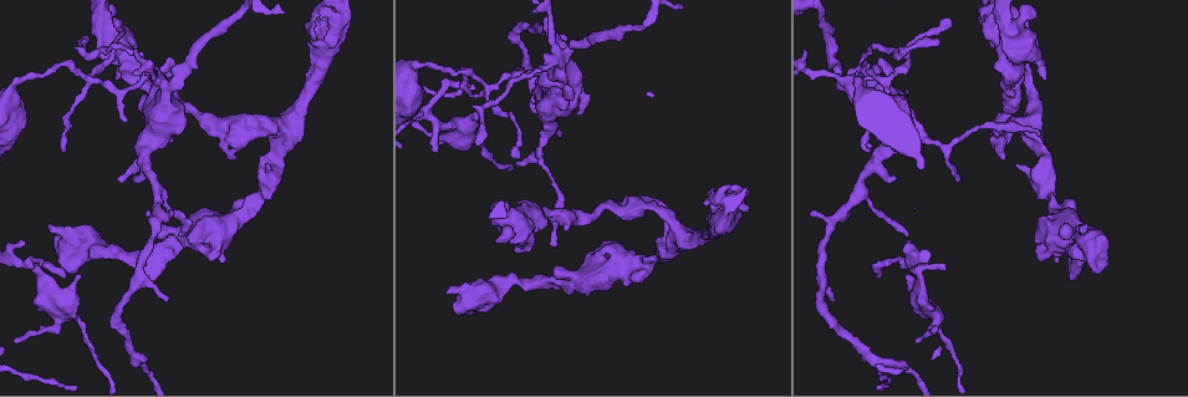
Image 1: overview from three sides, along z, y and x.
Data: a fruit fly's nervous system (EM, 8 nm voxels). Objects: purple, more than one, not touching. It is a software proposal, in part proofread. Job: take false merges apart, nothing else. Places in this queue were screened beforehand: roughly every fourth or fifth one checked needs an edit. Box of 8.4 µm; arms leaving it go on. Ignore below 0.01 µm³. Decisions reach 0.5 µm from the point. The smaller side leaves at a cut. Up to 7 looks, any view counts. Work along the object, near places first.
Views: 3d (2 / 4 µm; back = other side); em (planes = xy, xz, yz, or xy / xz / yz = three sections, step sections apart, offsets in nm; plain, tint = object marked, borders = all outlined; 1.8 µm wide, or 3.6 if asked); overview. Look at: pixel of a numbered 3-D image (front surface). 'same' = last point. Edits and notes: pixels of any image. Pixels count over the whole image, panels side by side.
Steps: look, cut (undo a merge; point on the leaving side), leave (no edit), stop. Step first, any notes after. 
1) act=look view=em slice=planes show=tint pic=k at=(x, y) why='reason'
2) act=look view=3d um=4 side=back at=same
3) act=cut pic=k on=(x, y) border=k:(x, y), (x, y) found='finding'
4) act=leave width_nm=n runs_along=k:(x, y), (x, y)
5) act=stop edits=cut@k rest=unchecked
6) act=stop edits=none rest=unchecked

act=look view=em slice=planes show=tint pic=1 at=(329, 35) why='sharp bend'

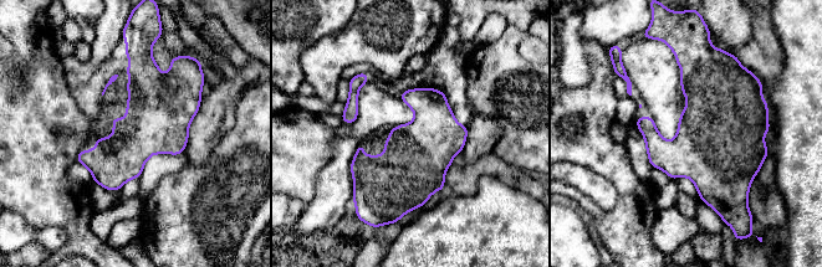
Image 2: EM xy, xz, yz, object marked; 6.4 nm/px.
act=leave width_nm=380 found='all the same neuron'

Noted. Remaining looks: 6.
act=look view=em slice=planes show=tint pic=1 at=(1050, 185) why='sudden change in width'

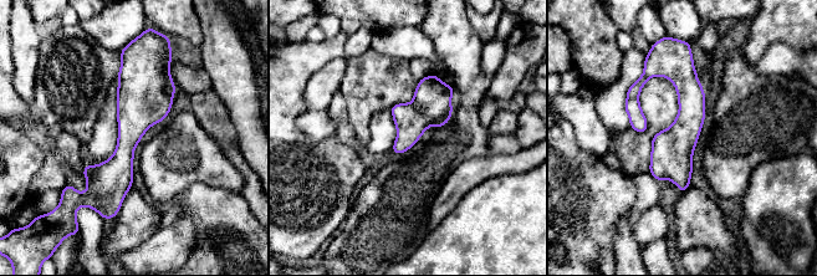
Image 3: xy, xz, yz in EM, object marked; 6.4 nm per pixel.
act=leave width_nm=220 runs_along=3:(123, 62), (129, 134), (111, 209) found='all the same neuron'

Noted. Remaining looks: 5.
act=look view=3d um=2 pic=1 at=(82, 332) why='calibre changes'

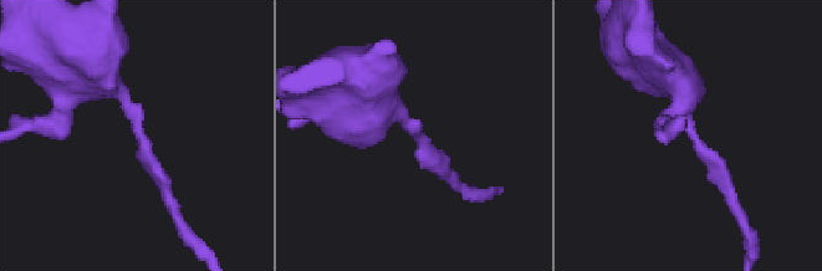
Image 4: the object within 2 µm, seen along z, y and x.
act=look view=em slice=planes show=tint pic=4 at=(418, 132)

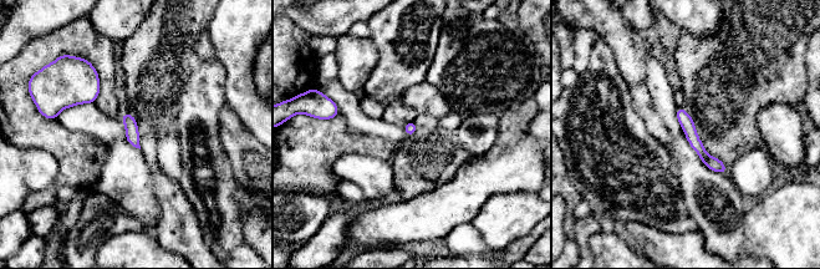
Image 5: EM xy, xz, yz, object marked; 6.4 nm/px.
act=leave runs_along=5:(680, 111), (701, 152), (722, 169) found='one neuron here'

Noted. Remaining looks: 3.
act=stop edits=none rest=unchecked

